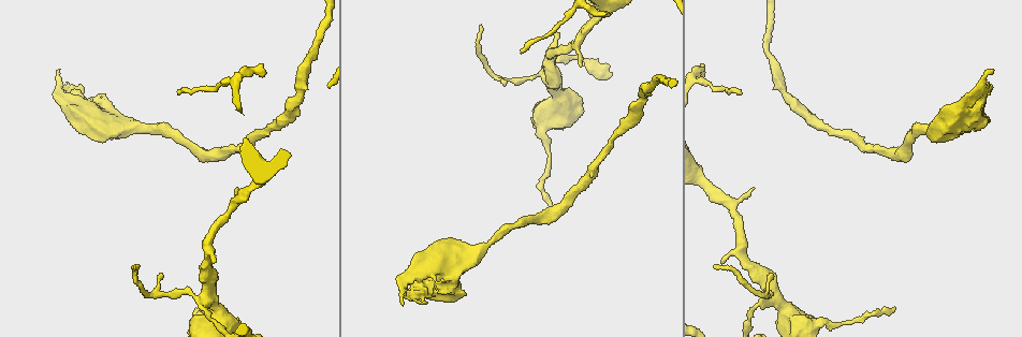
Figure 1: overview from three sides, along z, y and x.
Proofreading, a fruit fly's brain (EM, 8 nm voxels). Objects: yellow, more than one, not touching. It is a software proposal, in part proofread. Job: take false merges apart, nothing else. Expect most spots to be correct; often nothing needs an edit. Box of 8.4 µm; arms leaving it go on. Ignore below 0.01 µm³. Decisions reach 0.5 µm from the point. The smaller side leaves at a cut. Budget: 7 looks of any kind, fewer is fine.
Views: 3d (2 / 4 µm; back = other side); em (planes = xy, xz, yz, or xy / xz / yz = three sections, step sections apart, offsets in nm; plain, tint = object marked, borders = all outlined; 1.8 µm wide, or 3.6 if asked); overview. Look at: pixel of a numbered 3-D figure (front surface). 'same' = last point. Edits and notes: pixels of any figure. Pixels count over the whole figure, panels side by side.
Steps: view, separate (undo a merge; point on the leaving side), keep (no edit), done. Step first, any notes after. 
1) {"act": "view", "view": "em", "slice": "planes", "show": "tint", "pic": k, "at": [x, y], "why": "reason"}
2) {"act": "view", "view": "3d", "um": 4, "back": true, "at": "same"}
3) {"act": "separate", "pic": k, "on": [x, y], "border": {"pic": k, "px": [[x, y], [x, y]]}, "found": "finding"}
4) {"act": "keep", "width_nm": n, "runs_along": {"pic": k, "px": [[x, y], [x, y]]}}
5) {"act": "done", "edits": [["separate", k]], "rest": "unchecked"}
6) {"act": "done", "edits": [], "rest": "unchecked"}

{"act": "view", "view": "em", "slice": "planes", "show": "tint", "pic": 1, "at": [257, 185], "why": "calibre changes"}

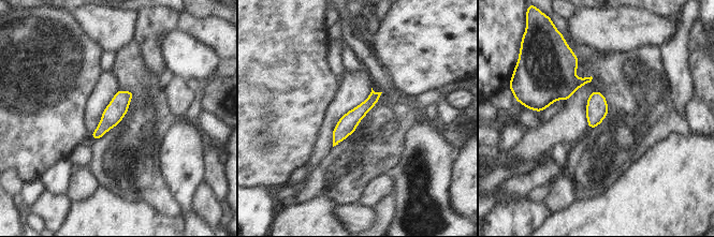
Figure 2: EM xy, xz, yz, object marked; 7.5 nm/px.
{"act": "keep", "runs_along": {"pic": 2, "px": [[377, 94], [344, 128], [335, 142]]}, "found": "one neuron here"}

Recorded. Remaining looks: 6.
{"act": "view", "view": "em", "slice": "xz", "step": 8, "show": "tint", "pic": 1, "at": [211, 297], "why": "four-way junction"}

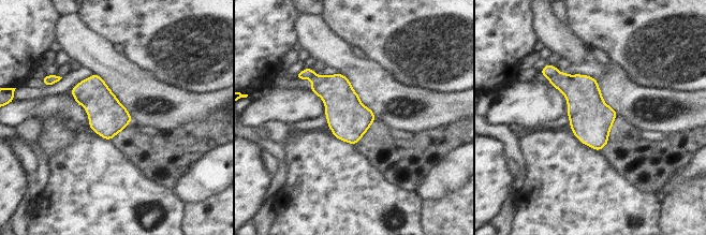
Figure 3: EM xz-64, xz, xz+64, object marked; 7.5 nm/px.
{"act": "view", "view": "em", "slice": "planes", "show": "tint", "at": "same"}

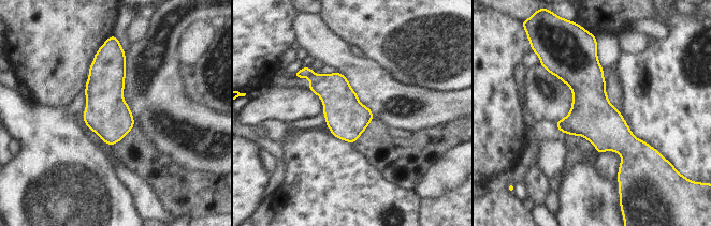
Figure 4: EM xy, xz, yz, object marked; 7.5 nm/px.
{"act": "separate", "pic": 4, "on": [304, 72], "border": {"pic": 4, "px": [[314, 74], [308, 77]]}, "found": "two neurons meet here"}

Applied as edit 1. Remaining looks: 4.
{"act": "view", "view": "3d", "um": 4, "pic": 1, "at": [978, 105], "why": "thick turns thin"}

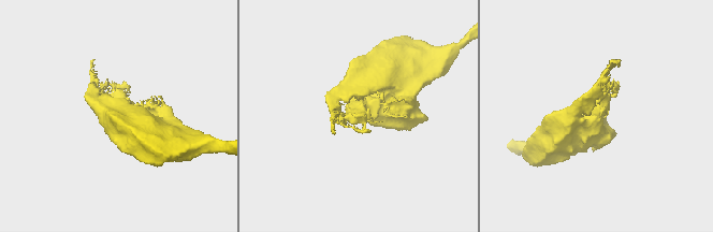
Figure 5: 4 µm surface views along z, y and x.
{"act": "view", "view": "em", "um": 3.6, "slice": "yz", "step": 16, "show": "tint", "pic": 5, "at": [357, 110], "why": "now the EM"}

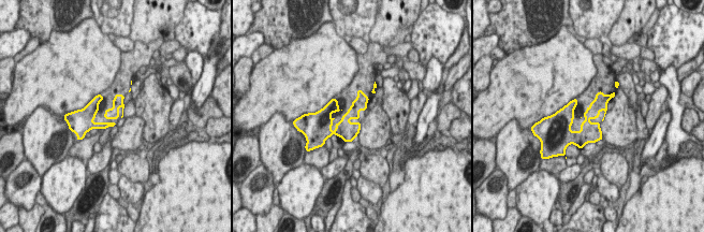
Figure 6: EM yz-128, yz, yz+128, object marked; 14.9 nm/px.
{"act": "keep", "runs_along": {"pic": 6, "px": [[120, 98], [104, 125], [82, 119]]}, "found": "continuous, no second neuron"}

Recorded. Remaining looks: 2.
{"act": "done", "edits": [["separate", 4]], "rest": "unchecked"}

